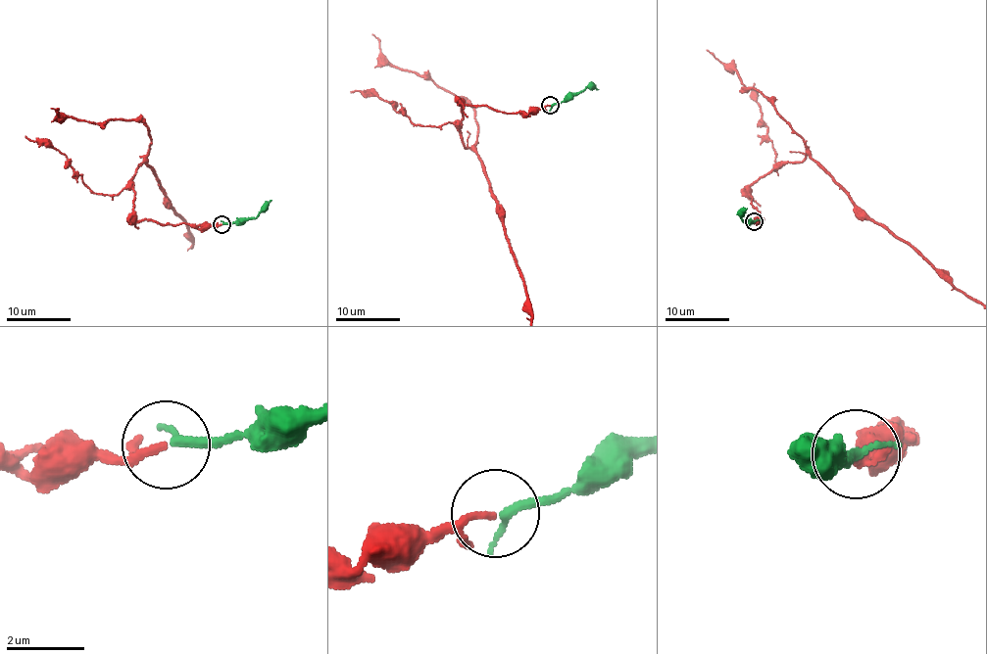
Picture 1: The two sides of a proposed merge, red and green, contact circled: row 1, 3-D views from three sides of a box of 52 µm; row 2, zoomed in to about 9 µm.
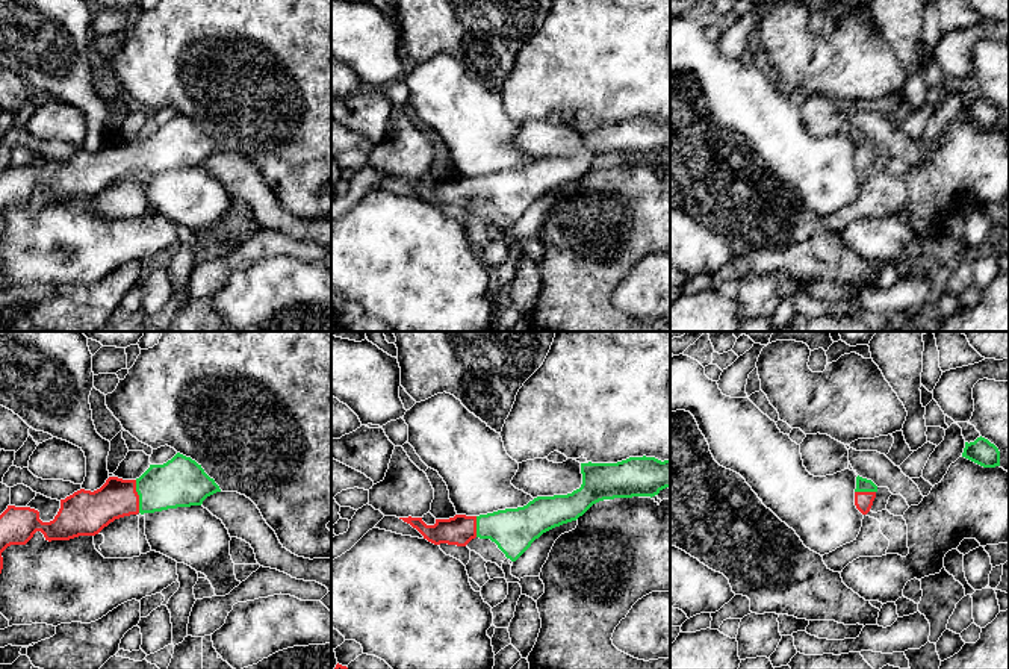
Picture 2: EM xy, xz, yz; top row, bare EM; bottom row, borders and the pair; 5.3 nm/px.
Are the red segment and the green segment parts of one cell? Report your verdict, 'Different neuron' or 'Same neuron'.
Same neuron

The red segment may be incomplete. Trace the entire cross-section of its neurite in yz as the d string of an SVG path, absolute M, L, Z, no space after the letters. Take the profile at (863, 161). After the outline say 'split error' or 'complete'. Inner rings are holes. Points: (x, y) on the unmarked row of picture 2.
M856 138L855 166L862 176L870 173L876 153L877 147L871 141Z | split error

